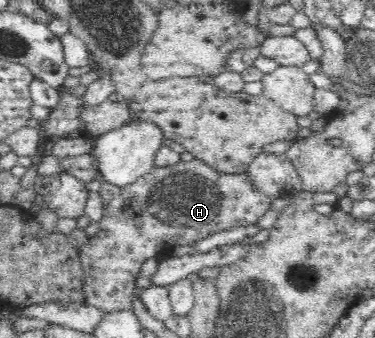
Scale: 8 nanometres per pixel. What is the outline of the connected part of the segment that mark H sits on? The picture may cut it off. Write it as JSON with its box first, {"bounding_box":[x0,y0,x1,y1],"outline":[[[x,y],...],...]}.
{"bounding_box":[80,159,273,312],"outline":[[[192,159],[190,161],[184,162],[179,160],[179,163],[173,164],[167,167],[157,167],[153,166],[145,175],[142,175],[139,179],[136,179],[133,183],[130,183],[125,187],[117,187],[103,181],[99,188],[99,196],[101,196],[101,205],[103,207],[103,217],[99,222],[99,227],[101,230],[91,239],[80,251],[80,261],[82,264],[82,269],[85,273],[84,292],[86,297],[86,303],[102,309],[104,312],[112,312],[115,310],[129,309],[131,310],[130,301],[132,300],[132,295],[139,291],[136,285],[136,278],[140,274],[142,263],[151,258],[155,258],[157,253],[171,253],[177,245],[191,245],[191,243],[199,242],[213,235],[213,233],[221,233],[226,230],[230,230],[235,227],[240,226],[250,226],[256,225],[258,220],[263,217],[269,210],[272,209],[273,198],[267,197],[259,192],[253,190],[253,186],[250,185],[249,178],[246,177],[246,173],[239,174],[225,174],[219,173],[214,167],[209,166],[205,162],[199,159]]]}

